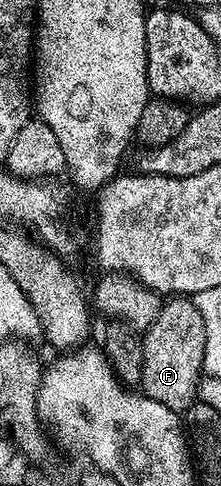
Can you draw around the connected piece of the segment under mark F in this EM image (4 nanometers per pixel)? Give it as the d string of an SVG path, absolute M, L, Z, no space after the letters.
M175 295L164 300L157 317L141 337L143 344L143 377L141 391L149 399L163 403L182 415L196 400L197 384L203 373L205 329L201 311L187 295Z

